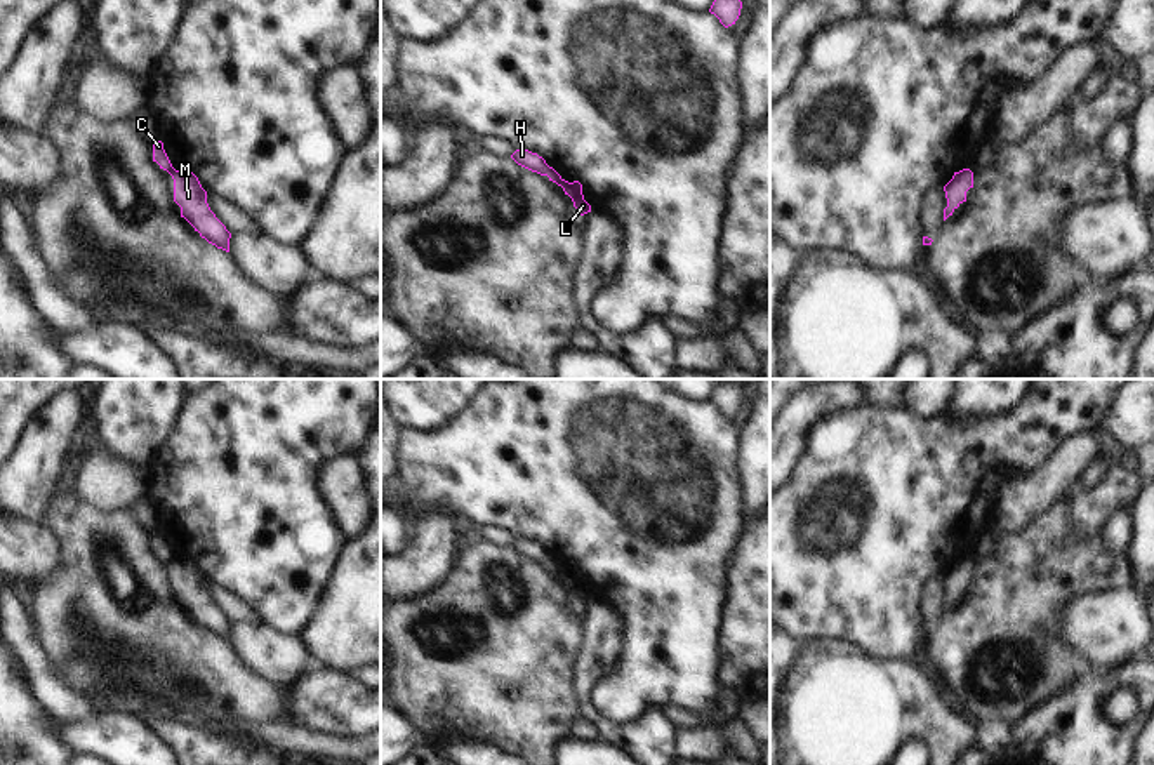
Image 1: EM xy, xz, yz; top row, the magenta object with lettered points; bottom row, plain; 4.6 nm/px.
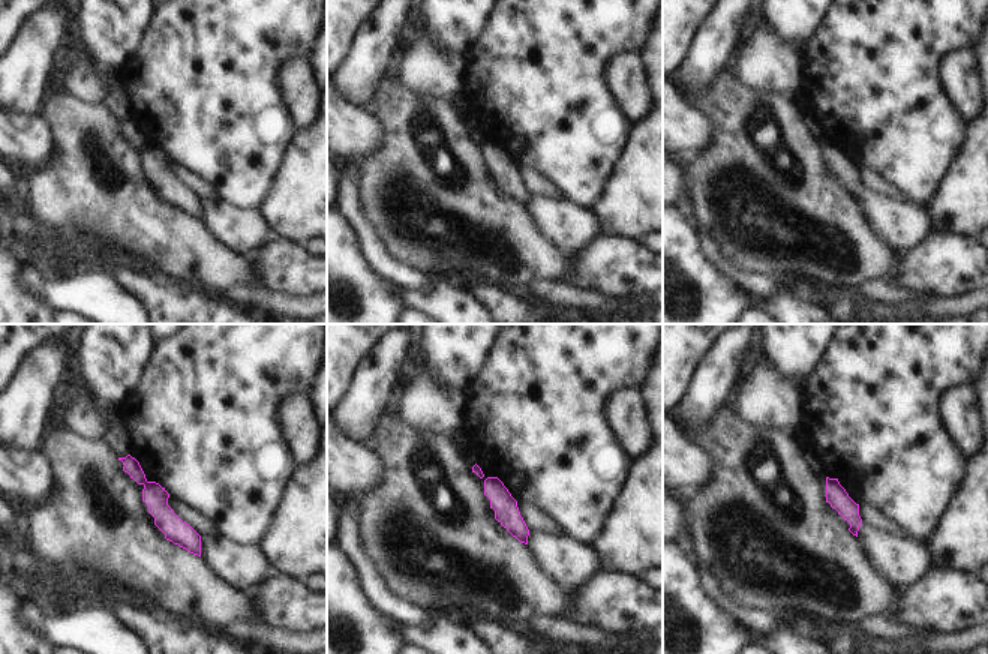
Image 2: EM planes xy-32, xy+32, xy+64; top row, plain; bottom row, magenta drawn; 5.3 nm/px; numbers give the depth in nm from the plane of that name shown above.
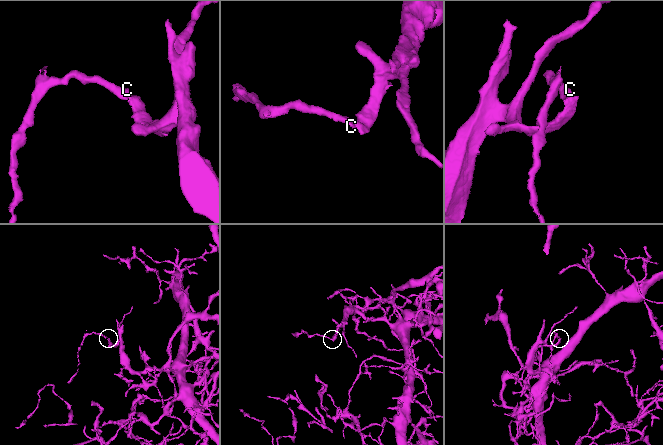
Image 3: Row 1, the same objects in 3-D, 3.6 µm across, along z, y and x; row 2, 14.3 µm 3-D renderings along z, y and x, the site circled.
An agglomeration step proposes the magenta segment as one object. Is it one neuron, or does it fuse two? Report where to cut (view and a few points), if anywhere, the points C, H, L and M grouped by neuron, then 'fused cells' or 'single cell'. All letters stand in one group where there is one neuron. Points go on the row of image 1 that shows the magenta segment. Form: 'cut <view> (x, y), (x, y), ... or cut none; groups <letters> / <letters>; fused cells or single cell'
cut xz (560, 179), (562, 185); groups C H / L M; fused cells

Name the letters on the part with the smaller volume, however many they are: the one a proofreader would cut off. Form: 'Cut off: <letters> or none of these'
Cut off: C, H

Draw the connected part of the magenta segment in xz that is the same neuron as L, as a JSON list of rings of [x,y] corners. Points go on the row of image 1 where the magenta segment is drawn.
[[[561,179],[561,188],[574,202],[574,207],[580,216],[591,212],[591,205],[584,200],[582,184],[579,181],[568,183]]]

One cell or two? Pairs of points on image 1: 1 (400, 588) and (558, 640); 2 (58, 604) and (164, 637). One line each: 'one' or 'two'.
1: two
2: one

